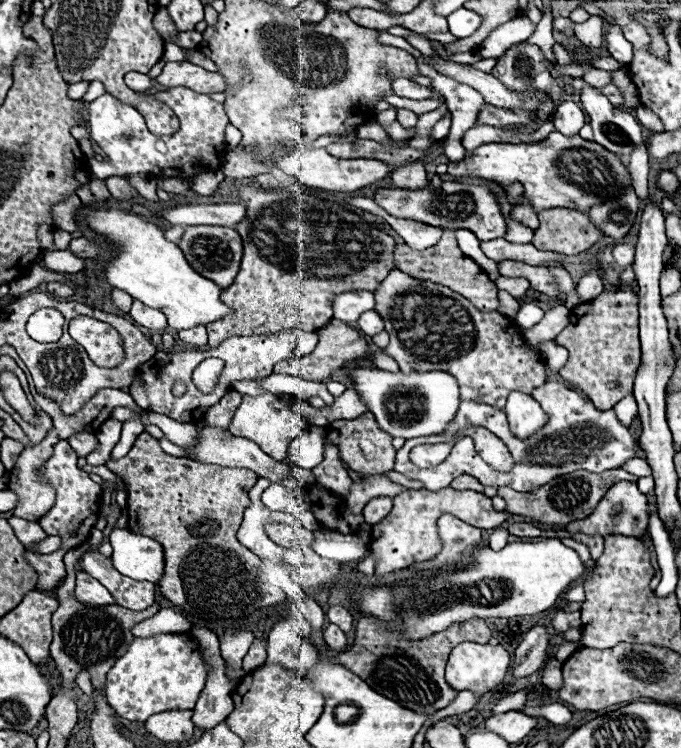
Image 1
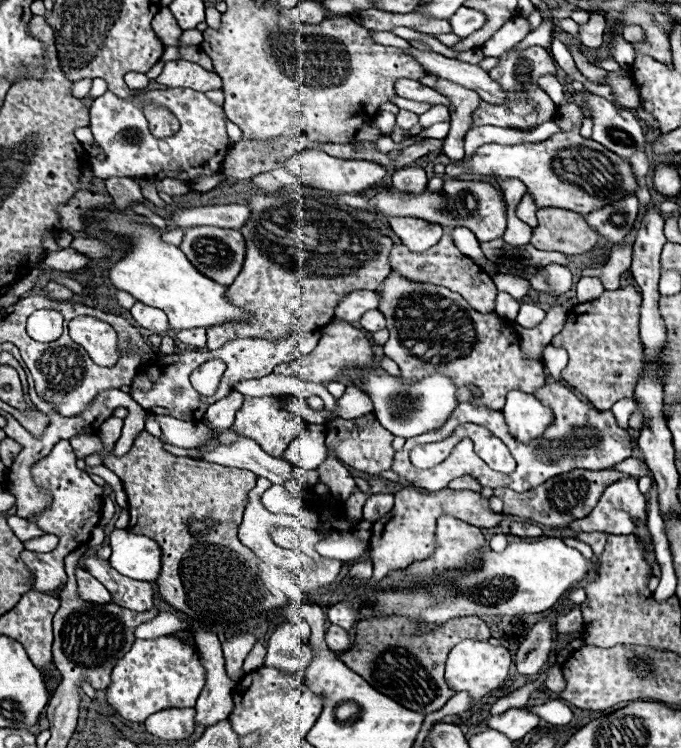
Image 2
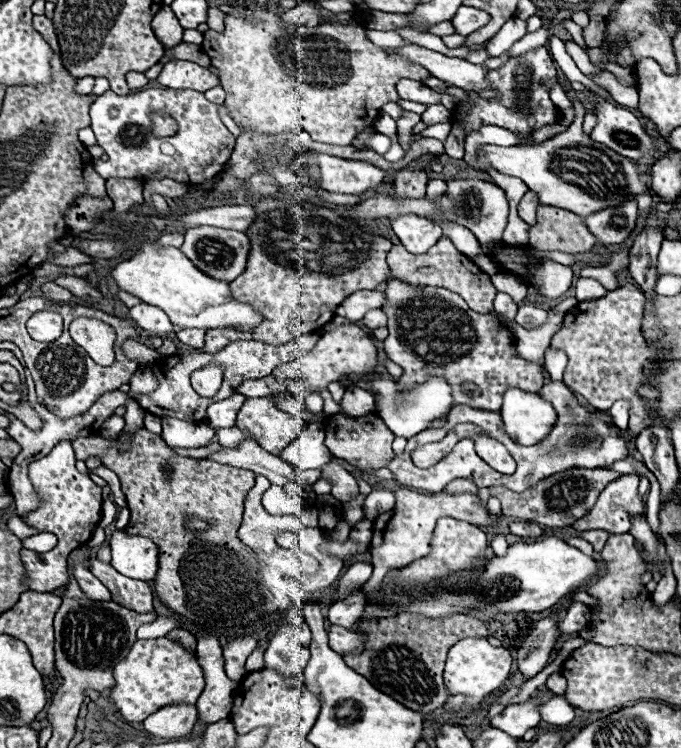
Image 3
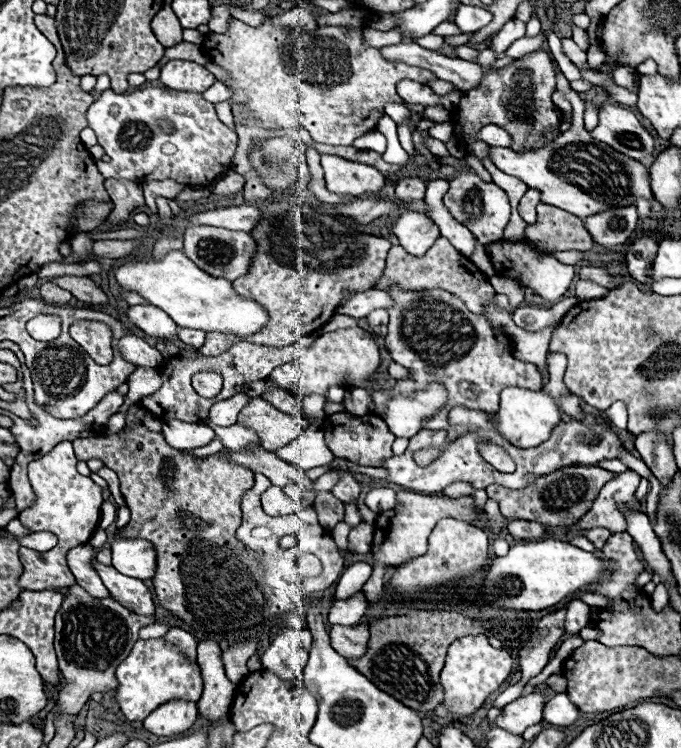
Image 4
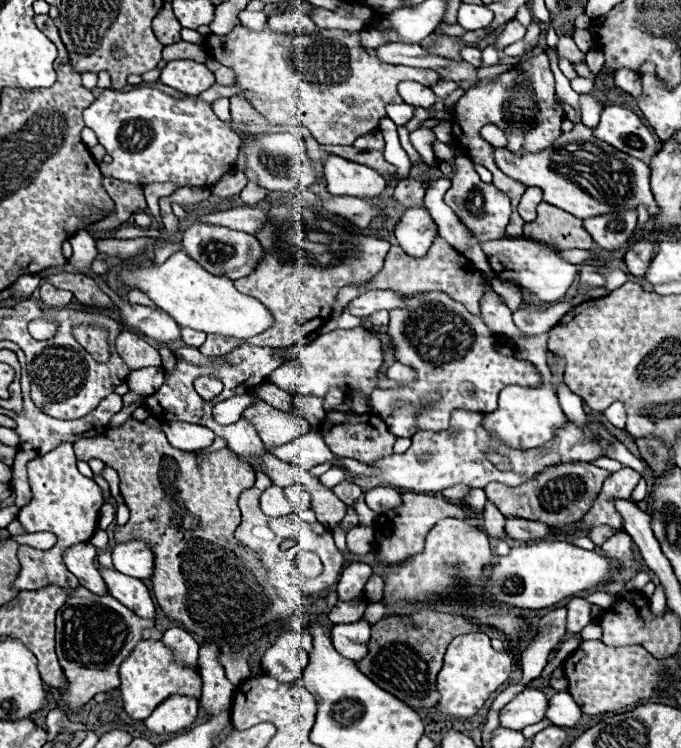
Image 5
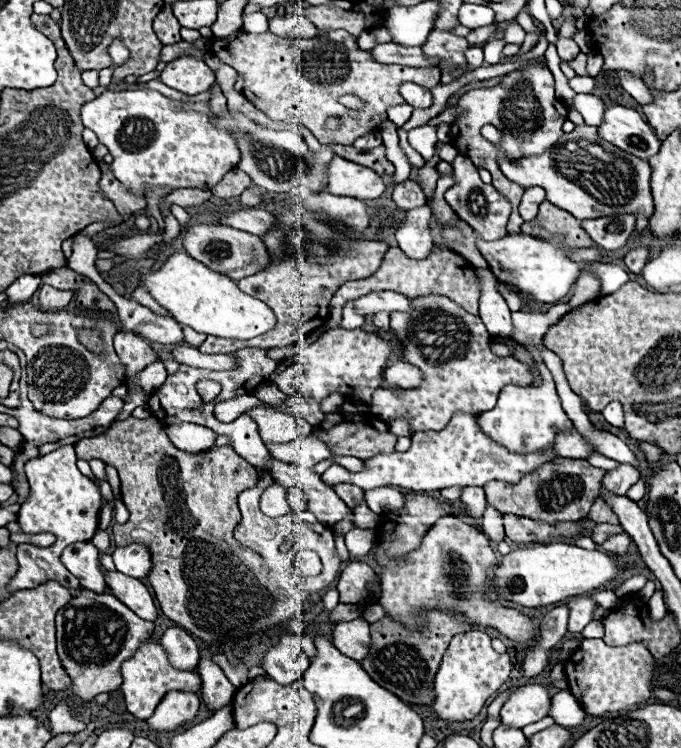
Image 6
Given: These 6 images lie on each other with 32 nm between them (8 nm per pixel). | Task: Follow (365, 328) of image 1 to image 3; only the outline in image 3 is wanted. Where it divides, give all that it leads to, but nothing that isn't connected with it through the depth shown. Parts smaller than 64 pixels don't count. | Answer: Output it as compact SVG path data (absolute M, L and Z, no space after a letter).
M372 310L372 312L368 312L368 314L362 318L362 324L364 324L368 330L382 328L382 326L386 326L386 314L384 314L382 310Z

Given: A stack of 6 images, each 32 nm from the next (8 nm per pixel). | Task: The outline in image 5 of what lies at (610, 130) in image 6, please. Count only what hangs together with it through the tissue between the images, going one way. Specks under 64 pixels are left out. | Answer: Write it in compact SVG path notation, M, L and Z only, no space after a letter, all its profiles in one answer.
M604 104L594 136L612 144L620 152L636 156L638 160L646 160L656 154L656 138L652 132L632 110L622 106Z

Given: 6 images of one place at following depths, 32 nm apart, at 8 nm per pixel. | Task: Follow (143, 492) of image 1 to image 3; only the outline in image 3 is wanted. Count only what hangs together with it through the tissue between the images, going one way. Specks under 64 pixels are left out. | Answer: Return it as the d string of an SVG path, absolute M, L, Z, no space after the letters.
M144 428L132 436L132 444L128 452L118 454L116 446L118 440L108 442L98 436L84 436L72 440L72 448L78 460L98 456L106 468L118 474L130 508L130 524L126 528L126 534L146 536L156 542L160 550L160 570L154 584L158 598L168 608L184 616L188 624L200 628L202 632L216 632L220 628L246 624L250 622L246 620L249 617L255 621L264 616L258 613L283 611L290 606L288 602L276 602L276 596L262 582L260 560L236 536L242 522L244 496L254 486L254 478L256 478L250 470L218 464L212 460L194 460L194 458L178 456L166 446L166 442L160 436L150 434Z

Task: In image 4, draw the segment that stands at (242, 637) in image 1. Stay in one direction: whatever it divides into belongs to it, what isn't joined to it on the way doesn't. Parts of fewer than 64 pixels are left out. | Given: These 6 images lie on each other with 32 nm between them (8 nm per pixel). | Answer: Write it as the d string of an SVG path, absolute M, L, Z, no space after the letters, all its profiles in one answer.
M242 640L232 644L224 654L224 668L226 668L226 676L234 682L240 684L250 672L246 668L246 660L256 652L256 642L254 640Z

